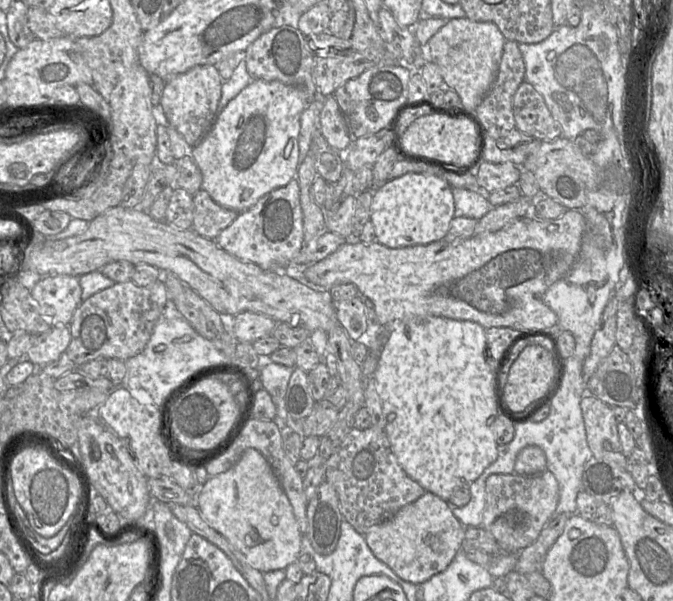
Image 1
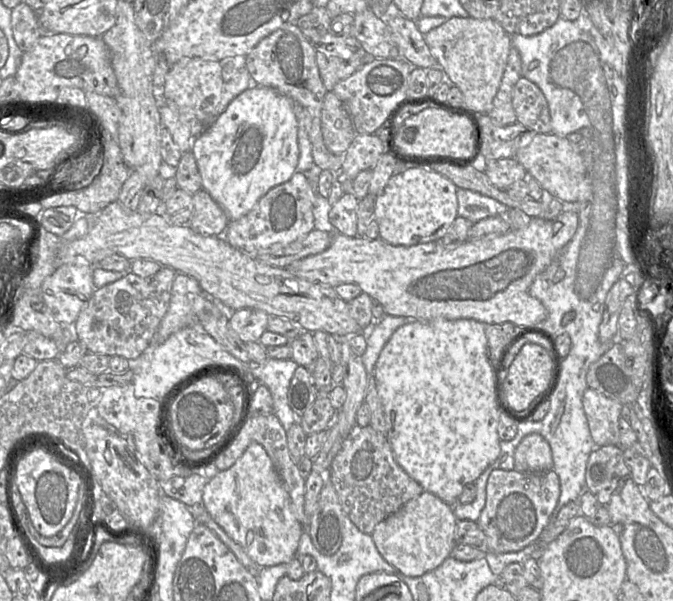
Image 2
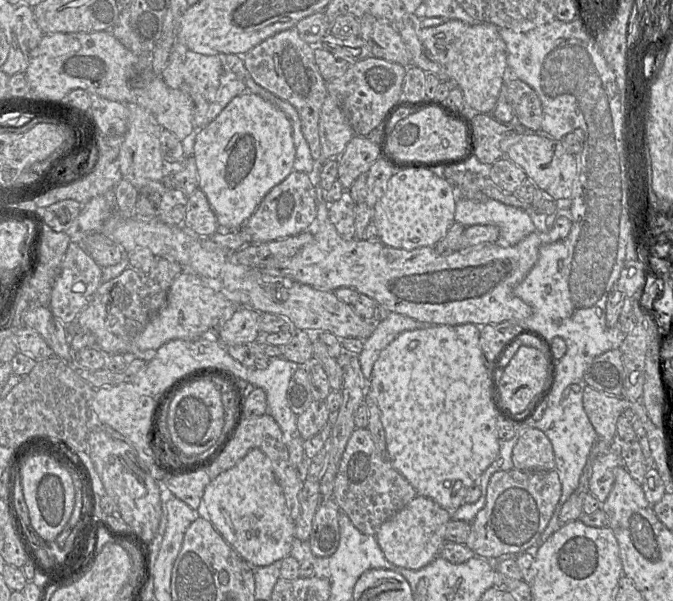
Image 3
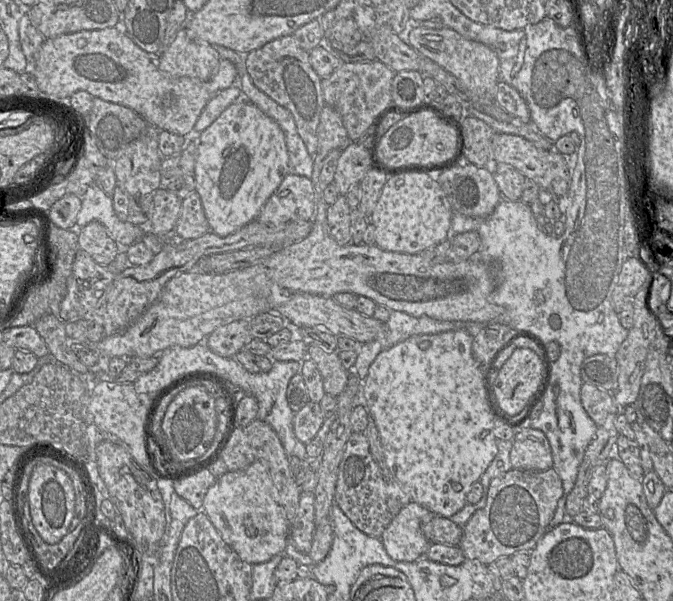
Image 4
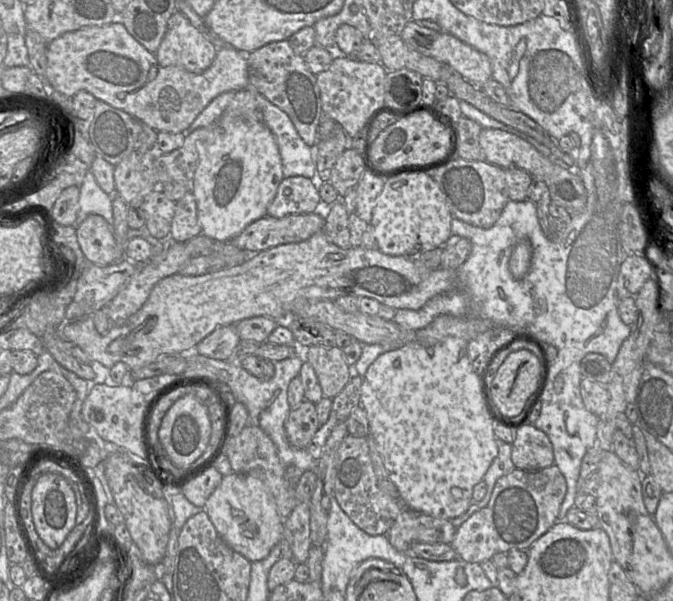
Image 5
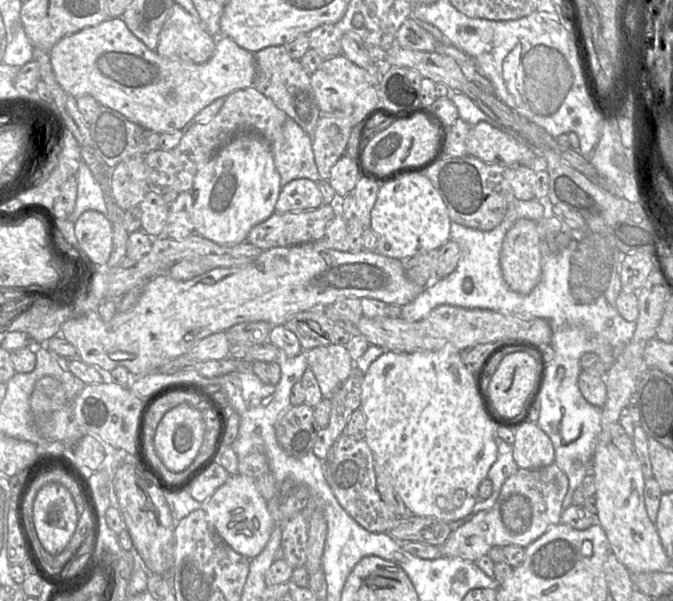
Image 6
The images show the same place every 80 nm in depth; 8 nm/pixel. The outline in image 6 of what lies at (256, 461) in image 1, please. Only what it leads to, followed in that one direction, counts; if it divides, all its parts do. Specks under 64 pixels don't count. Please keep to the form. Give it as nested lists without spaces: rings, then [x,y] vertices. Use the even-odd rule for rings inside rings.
[[[241,474],[229,476],[209,499],[202,502],[202,509],[222,540],[250,560],[263,551],[272,534],[274,521],[268,510],[267,501],[249,476]]]

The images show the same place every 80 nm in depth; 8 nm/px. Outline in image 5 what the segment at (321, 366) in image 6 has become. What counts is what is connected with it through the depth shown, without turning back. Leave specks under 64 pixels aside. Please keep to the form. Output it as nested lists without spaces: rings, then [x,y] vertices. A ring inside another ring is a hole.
[[[312,345],[301,349],[301,354],[312,365],[324,397],[333,399],[349,382],[349,365],[341,348]]]

